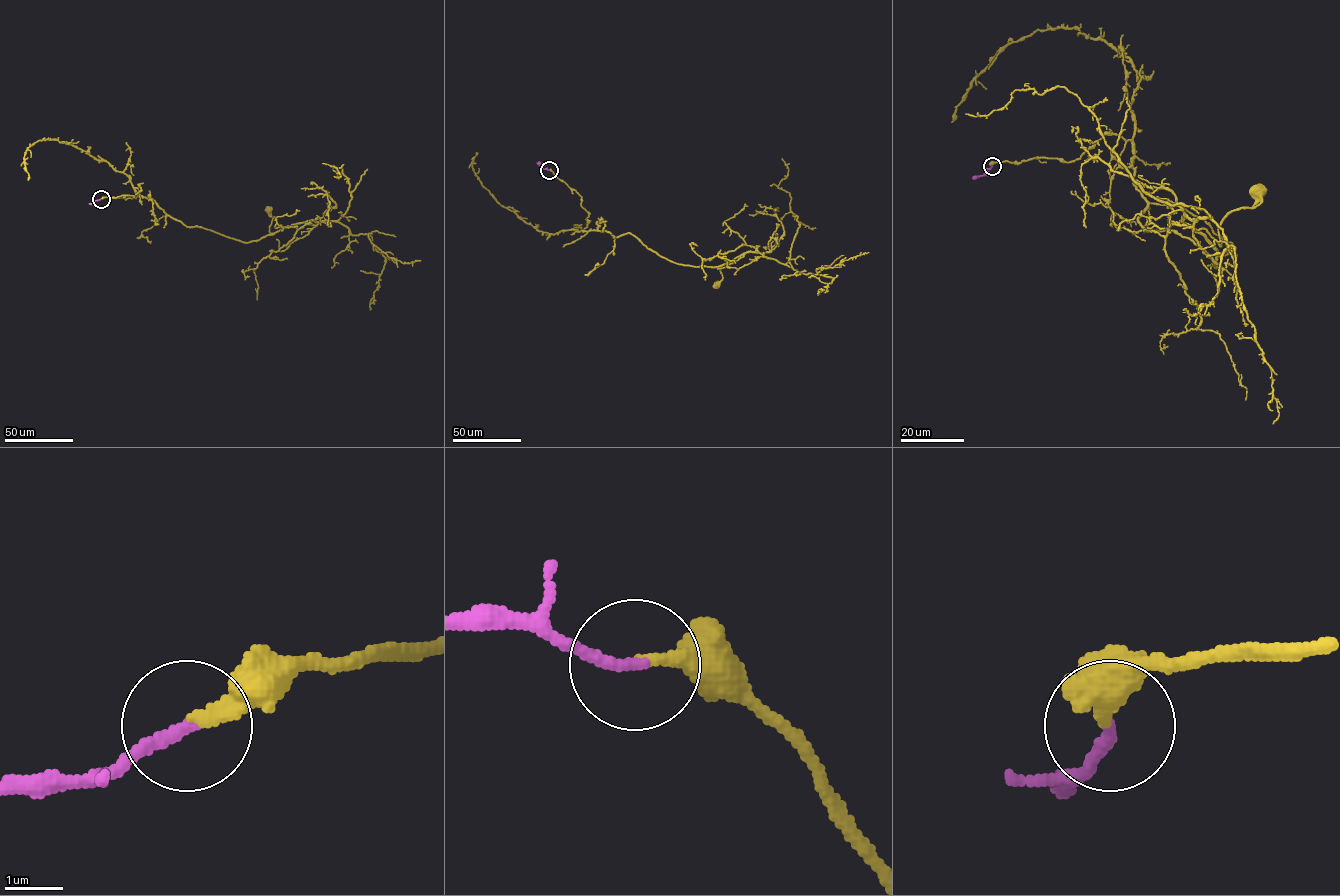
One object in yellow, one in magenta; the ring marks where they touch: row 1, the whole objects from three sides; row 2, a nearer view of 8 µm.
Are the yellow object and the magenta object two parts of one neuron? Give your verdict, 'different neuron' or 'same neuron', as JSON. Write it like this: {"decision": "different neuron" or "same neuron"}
{"decision": "same neuron"}

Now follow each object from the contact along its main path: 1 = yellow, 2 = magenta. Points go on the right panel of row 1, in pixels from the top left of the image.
1: (992, 165), (1132, 141), (1138, 221), (1217, 267), (1188, 224), (1220, 245), (1221, 221), (1258, 190)
2: (992, 166), (983, 175), (973, 179)

